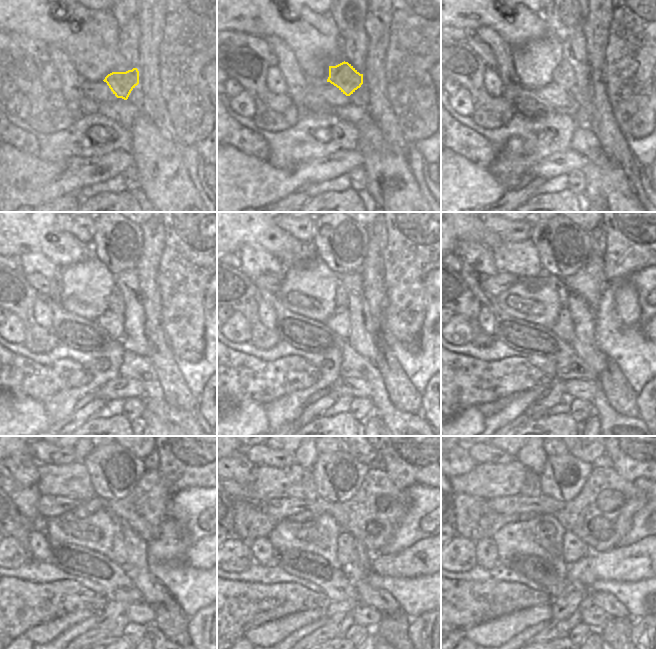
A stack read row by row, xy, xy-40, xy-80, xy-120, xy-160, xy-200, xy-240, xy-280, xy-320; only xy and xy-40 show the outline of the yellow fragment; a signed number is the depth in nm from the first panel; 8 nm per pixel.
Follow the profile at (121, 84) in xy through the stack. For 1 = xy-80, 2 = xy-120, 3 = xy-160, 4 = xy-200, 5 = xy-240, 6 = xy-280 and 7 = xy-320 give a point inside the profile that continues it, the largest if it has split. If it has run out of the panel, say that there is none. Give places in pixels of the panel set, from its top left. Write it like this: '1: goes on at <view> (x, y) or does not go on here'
1: goes on at xy-80 (563, 75)
2: goes on at xy-120 (115, 302)
3: goes on at xy-160 (340, 294)
4: goes on at xy-200 (544, 279)
5: goes on at xy-240 (96, 503)
6: goes on at xy-280 (307, 515)
7: goes on at xy-320 (474, 520)

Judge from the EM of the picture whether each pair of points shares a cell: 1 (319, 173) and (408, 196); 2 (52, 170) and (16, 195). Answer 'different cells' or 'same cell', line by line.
1: different cells
2: same cell

